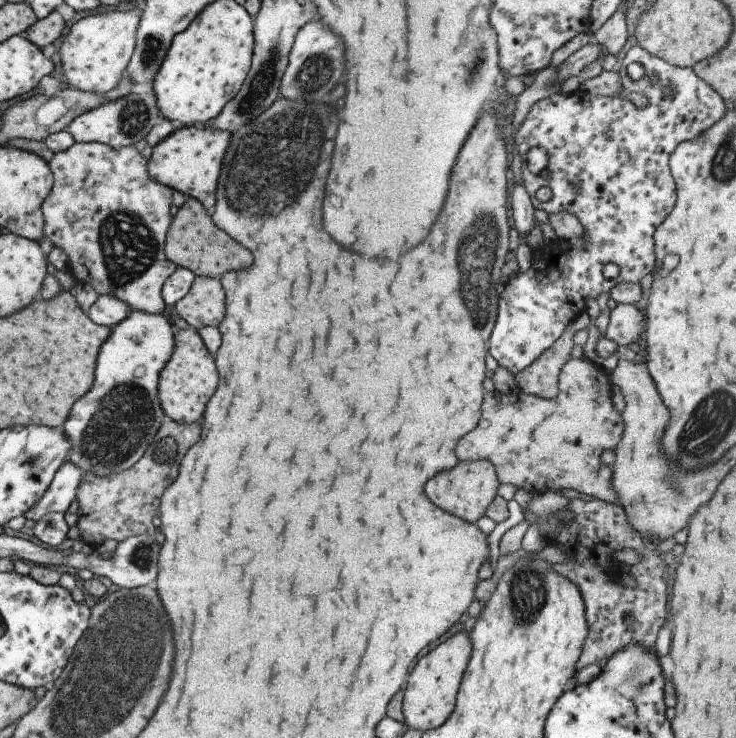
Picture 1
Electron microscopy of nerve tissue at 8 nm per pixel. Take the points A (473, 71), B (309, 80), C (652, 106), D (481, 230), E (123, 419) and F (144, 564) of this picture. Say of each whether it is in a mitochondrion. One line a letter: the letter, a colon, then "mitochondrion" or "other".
A: mitochondrion
B: mitochondrion
C: other
D: mitochondrion
E: mitochondrion
F: mitochondrion

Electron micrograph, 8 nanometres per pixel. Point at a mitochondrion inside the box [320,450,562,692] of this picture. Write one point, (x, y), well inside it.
(531, 586)

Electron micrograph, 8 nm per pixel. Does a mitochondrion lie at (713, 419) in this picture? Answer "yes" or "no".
yes

